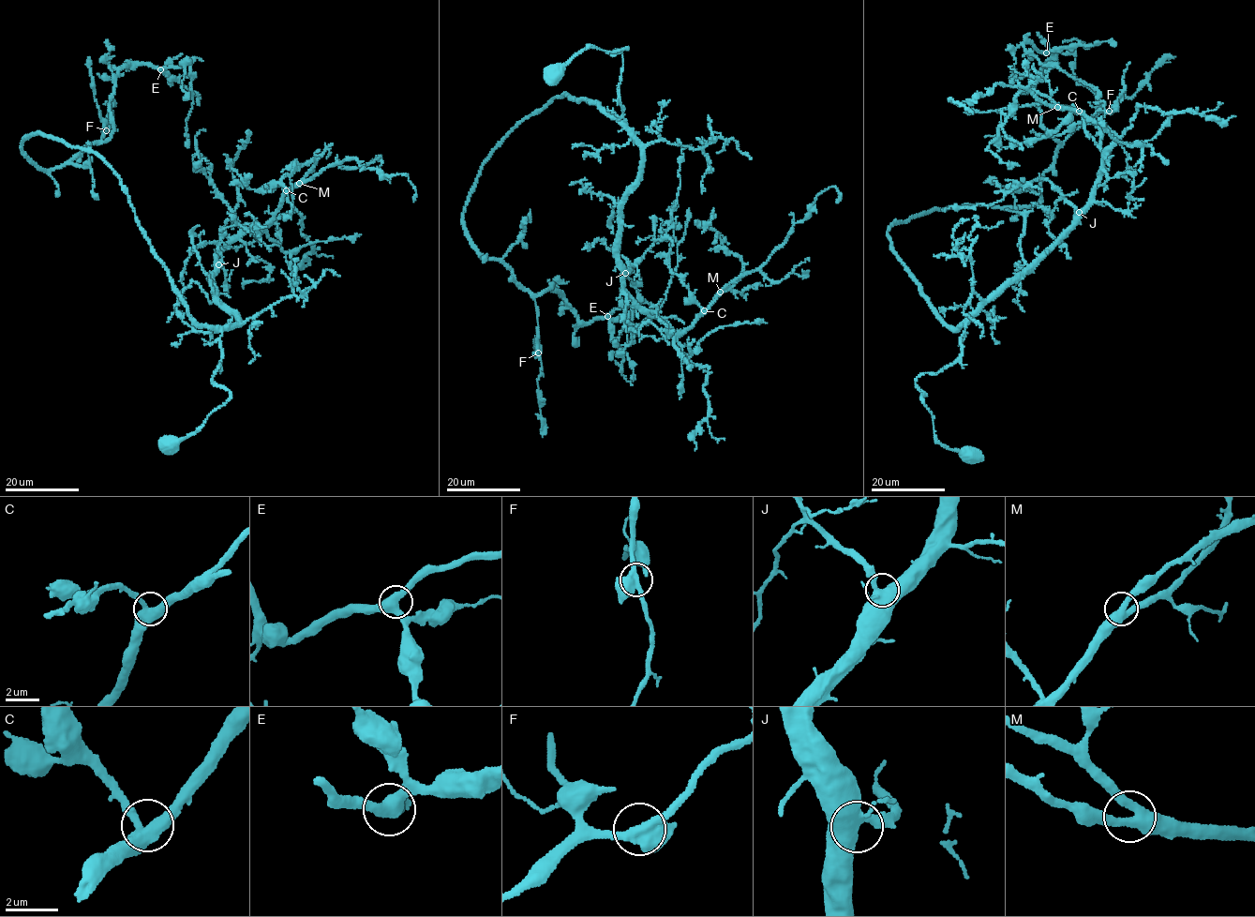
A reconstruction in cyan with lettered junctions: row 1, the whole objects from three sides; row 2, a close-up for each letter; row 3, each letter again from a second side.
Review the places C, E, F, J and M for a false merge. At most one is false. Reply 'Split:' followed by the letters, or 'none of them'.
Split: none of them

